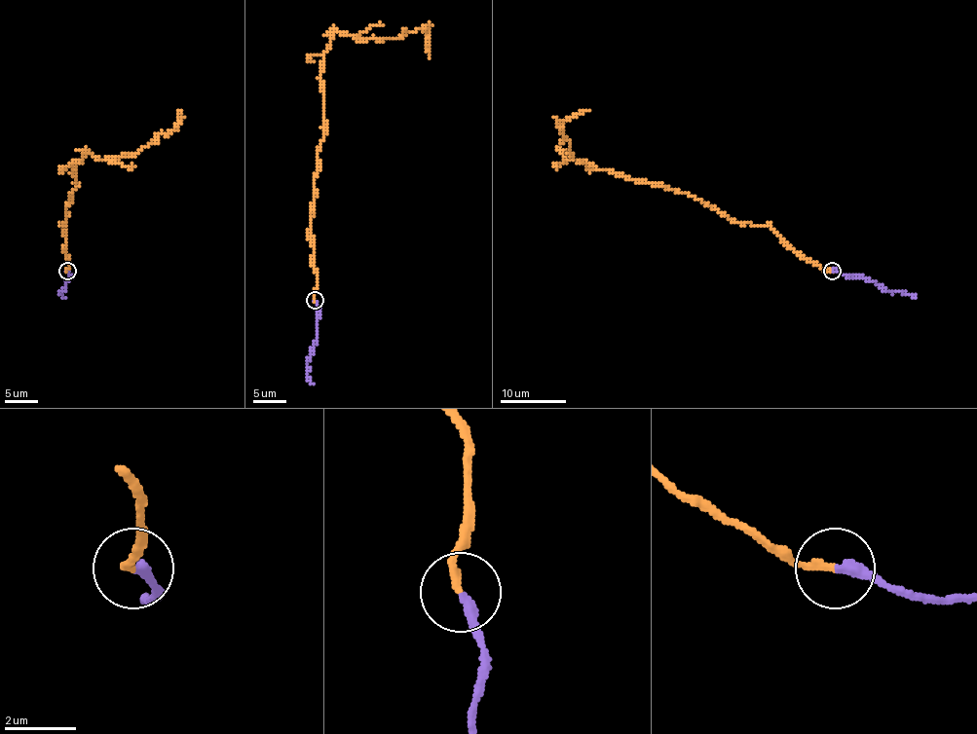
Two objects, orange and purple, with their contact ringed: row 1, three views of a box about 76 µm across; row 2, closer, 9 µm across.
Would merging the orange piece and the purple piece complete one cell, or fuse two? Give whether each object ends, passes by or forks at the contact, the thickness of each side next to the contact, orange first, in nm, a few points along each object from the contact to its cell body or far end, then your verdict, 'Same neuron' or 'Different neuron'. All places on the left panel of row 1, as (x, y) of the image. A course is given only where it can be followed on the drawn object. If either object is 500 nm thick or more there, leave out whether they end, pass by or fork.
At the ring orange ends. At the ring purple ends. Thickness 220 nm (orange) against 320 nm. Course of orange: (66, 271), (61, 225), (76, 187), (75, 164), (86, 151), (101, 159), (137, 154), (170, 132), (182, 111). Course of purple: (66, 271), (70, 278), (59, 292), (65, 297). Different neuron

